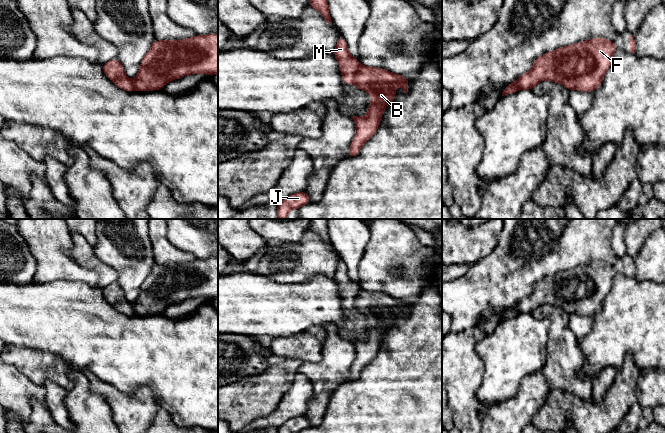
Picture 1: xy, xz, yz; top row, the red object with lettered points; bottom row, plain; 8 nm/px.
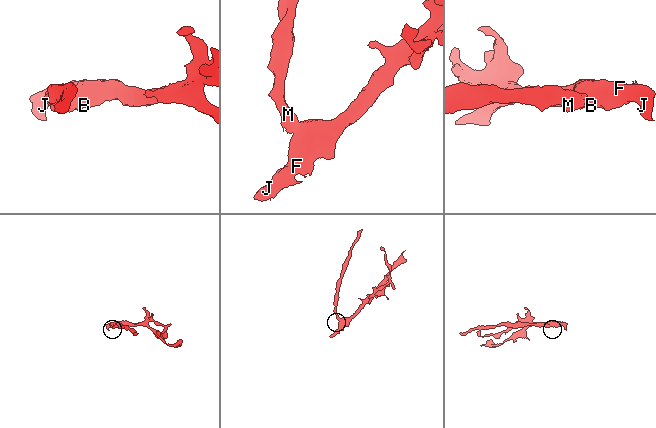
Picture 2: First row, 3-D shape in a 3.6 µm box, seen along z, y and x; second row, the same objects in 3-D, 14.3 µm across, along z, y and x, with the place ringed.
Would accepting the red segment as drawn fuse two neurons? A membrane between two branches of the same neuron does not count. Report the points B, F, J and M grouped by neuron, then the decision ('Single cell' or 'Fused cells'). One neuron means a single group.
Groups: B F J / M. Fused cells

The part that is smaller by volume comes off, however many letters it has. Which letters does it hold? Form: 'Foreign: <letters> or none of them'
Foreign: M

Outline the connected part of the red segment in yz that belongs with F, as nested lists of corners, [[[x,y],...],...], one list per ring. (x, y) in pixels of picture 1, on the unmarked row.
[[[603,261],[557,272],[536,282],[532,293],[521,299],[514,307],[520,314],[532,314],[539,306],[550,304],[564,309],[569,315],[594,315],[601,310],[604,299],[611,291],[613,279],[617,274],[613,265]]]

